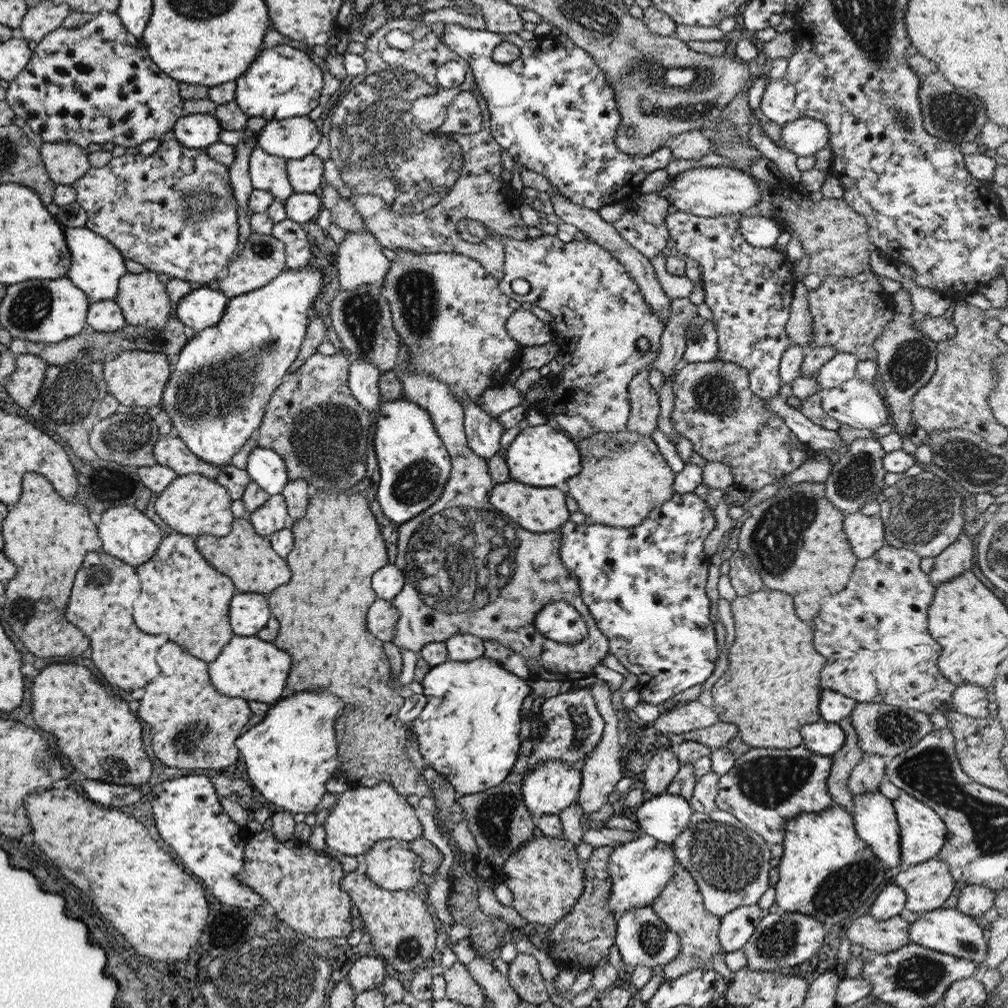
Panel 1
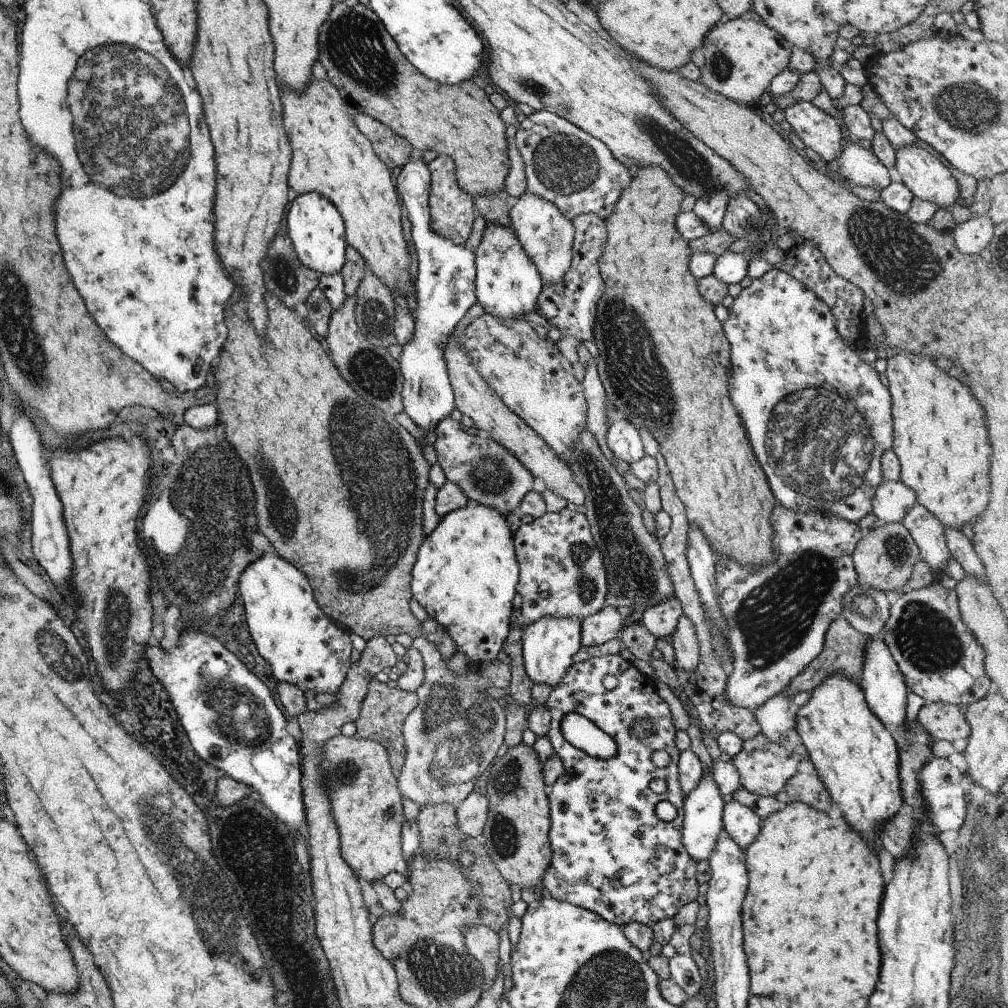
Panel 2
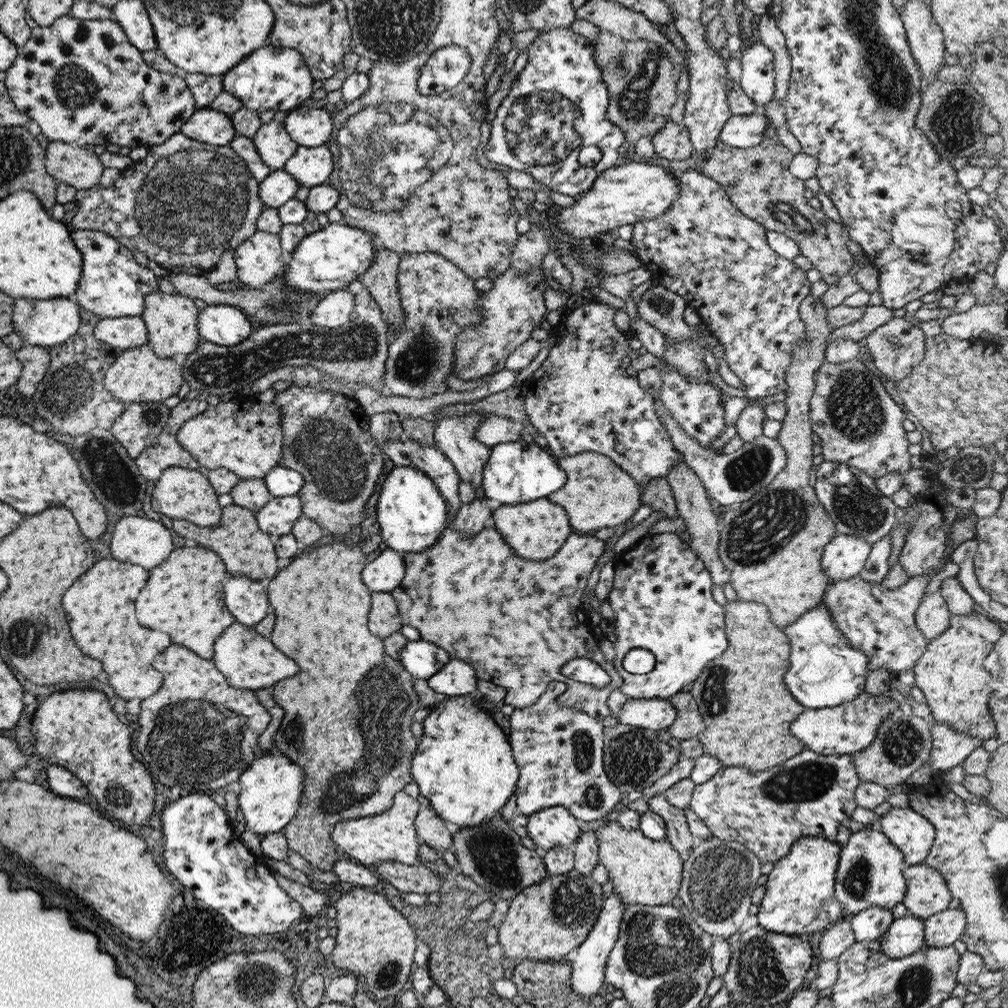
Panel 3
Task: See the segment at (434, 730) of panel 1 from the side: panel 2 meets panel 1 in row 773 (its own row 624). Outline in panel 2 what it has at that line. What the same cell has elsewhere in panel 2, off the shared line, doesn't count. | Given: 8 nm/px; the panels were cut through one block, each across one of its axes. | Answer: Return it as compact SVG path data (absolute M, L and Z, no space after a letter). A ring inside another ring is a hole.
M467 499L463 508L451 510L440 517L437 526L419 545L411 567L409 590L428 618L435 620L453 638L456 652L461 652L468 663L479 664L481 661L496 661L495 656L503 646L509 632L511 602L517 581L518 564L513 536L507 528L505 516L489 506Z

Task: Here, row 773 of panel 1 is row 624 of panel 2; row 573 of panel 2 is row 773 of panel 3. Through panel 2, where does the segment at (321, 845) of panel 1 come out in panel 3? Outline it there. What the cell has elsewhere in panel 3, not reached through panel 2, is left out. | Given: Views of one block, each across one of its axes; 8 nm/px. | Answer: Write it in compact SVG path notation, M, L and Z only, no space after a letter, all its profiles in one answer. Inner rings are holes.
M256 750L255 760L249 764L249 768L244 769L237 780L234 788L238 796L238 808L240 821L245 825L245 830L251 830L259 836L271 834L281 830L297 812L299 807L299 795L301 795L301 787L303 787L303 772L297 764L293 764L289 758L281 754L261 753Z

